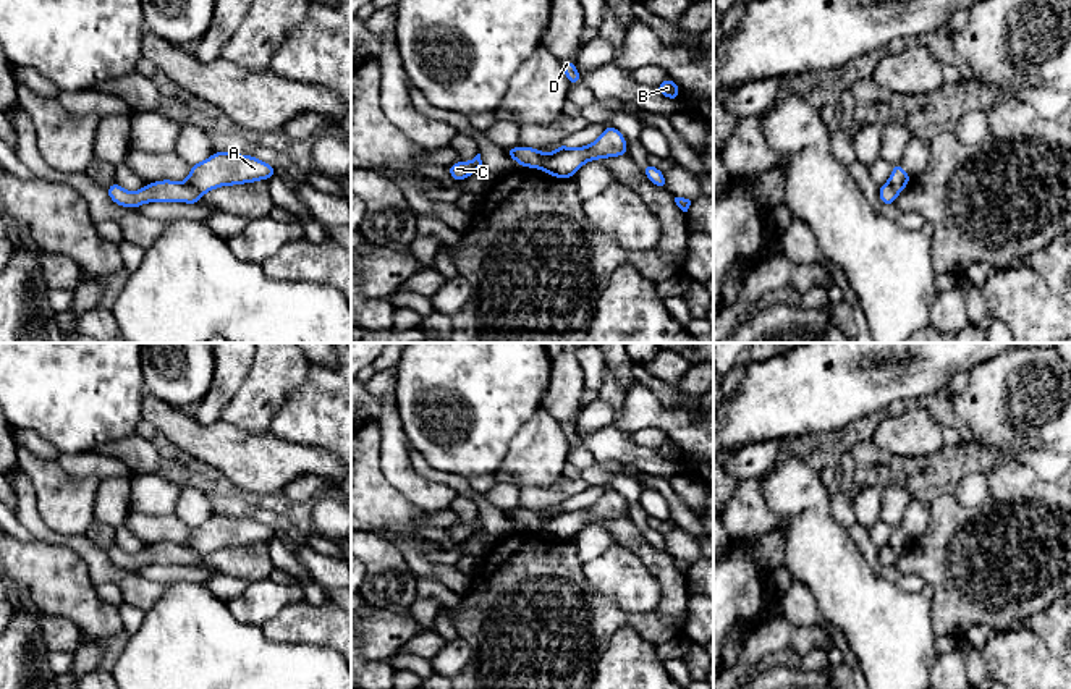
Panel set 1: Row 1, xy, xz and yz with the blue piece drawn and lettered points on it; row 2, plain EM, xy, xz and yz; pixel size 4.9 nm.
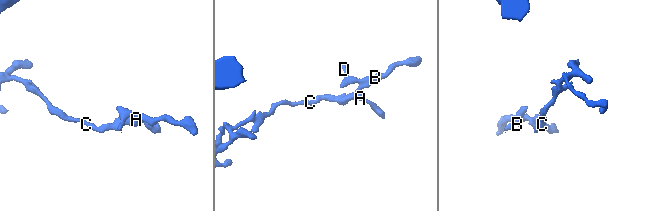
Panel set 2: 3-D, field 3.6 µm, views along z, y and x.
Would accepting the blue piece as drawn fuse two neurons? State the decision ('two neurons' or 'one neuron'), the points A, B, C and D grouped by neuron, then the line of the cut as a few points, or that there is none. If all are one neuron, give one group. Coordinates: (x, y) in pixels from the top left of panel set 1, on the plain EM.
two neurons; A B D / C; cut in xz along (568, 511), (552, 516), (539, 529)

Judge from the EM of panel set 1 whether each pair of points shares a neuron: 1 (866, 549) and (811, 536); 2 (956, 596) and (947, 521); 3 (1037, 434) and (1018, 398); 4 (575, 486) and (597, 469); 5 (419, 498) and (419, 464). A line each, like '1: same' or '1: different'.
1: different
2: same
3: same
4: different
5: different

